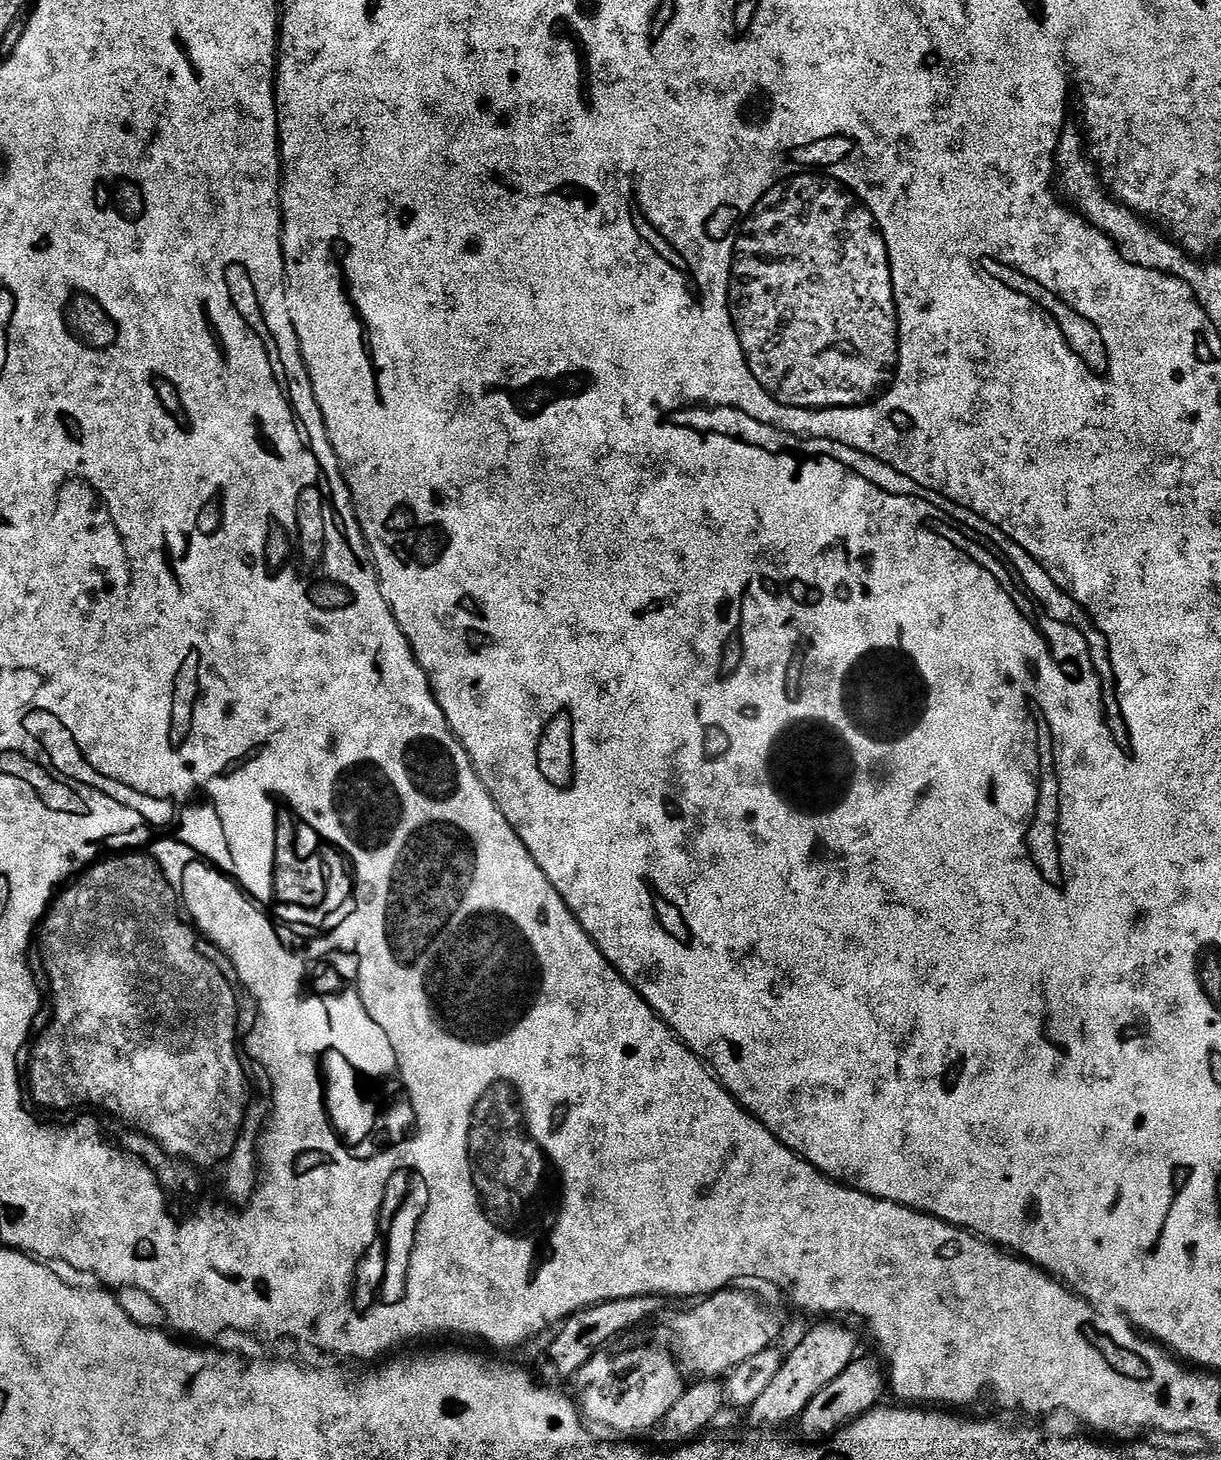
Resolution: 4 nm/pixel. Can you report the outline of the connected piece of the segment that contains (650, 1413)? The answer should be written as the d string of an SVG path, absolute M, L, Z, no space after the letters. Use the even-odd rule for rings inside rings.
M648 1340L620 1343L613 1343L607 1350L595 1352L590 1362L586 1362L574 1377L574 1384L581 1388L578 1407L583 1419L593 1429L609 1428L624 1436L620 1438L636 1438L639 1432L648 1432L652 1427L655 1429L663 1425L674 1402L682 1398L686 1380L676 1357L663 1343L651 1344ZM616 1362L625 1362L632 1368L616 1366Z

